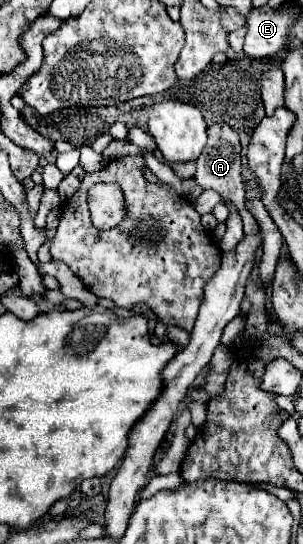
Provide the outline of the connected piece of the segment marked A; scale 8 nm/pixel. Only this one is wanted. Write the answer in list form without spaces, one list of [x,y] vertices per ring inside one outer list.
[[[213,125],[213,127],[209,127],[209,141],[207,141],[203,153],[197,159],[195,181],[203,189],[213,189],[223,199],[233,201],[237,205],[239,215],[241,215],[243,225],[245,225],[245,233],[255,233],[257,231],[255,217],[245,209],[245,187],[243,187],[243,181],[241,181],[241,145],[239,145],[239,135],[229,125]]]

